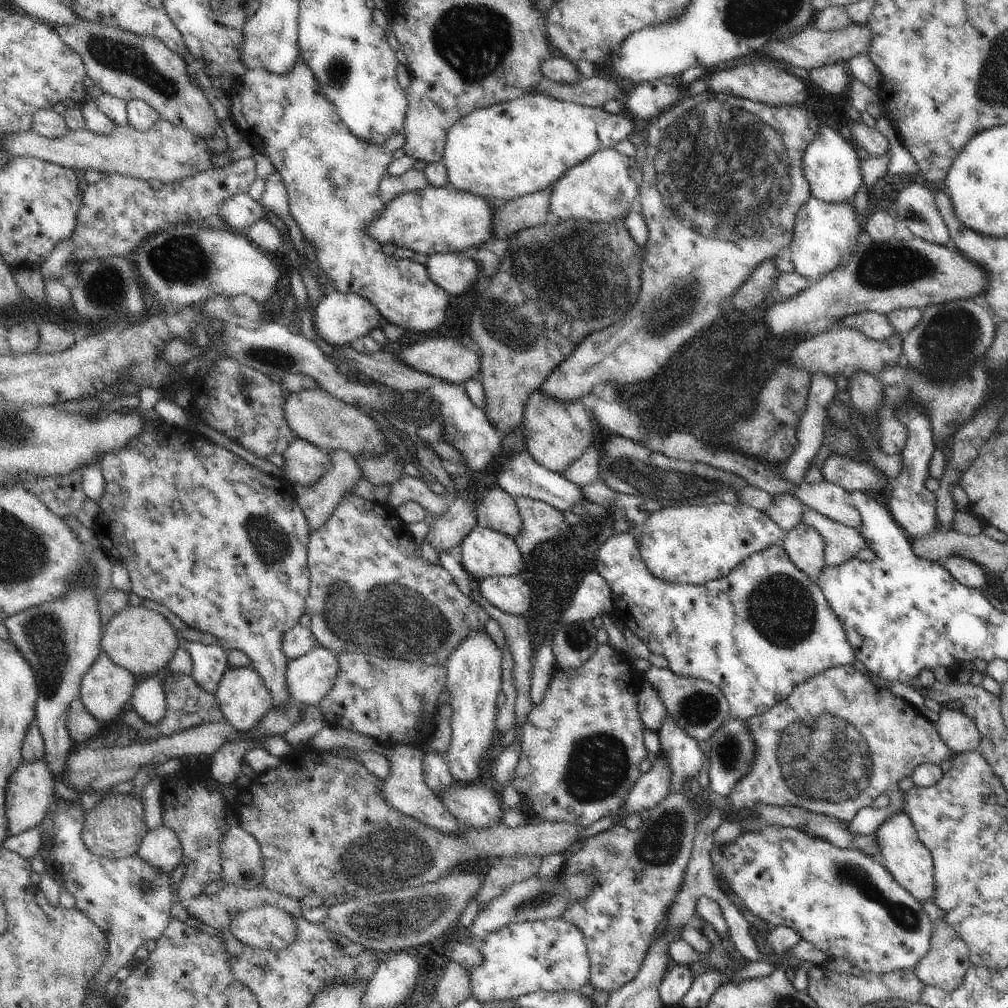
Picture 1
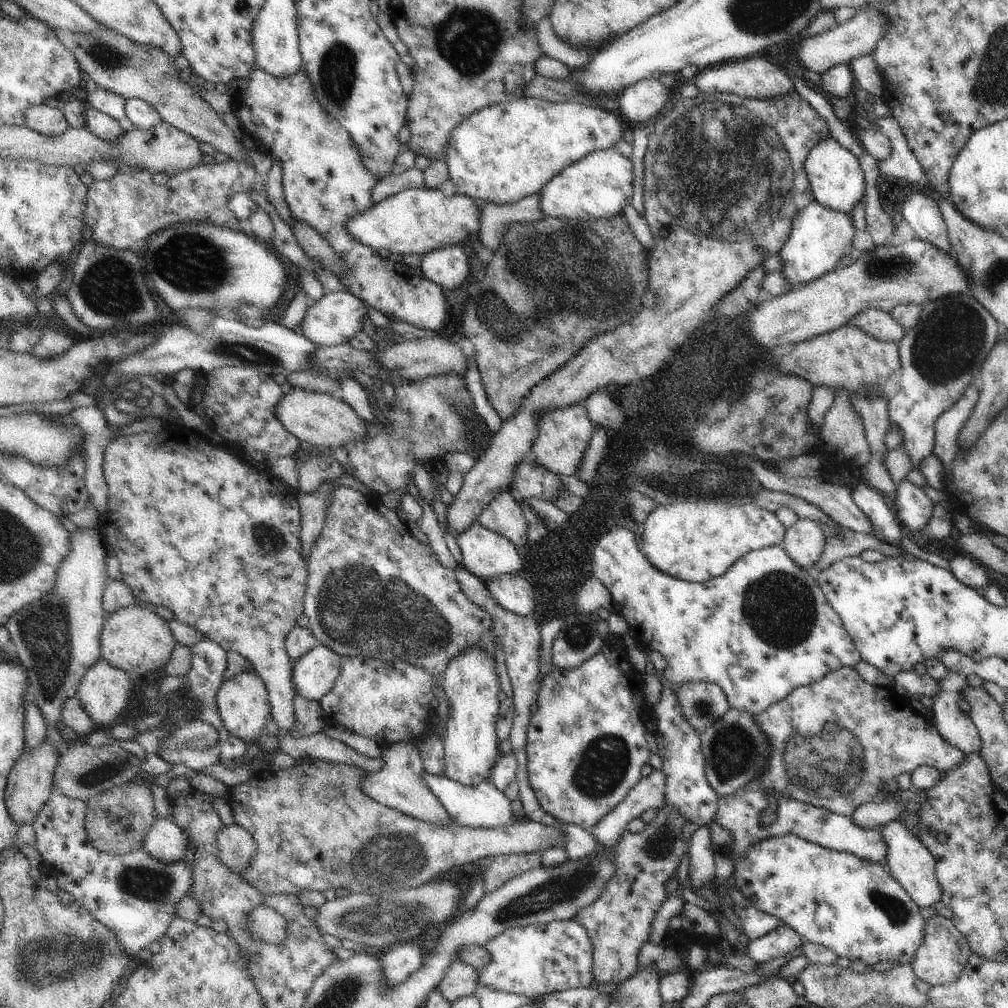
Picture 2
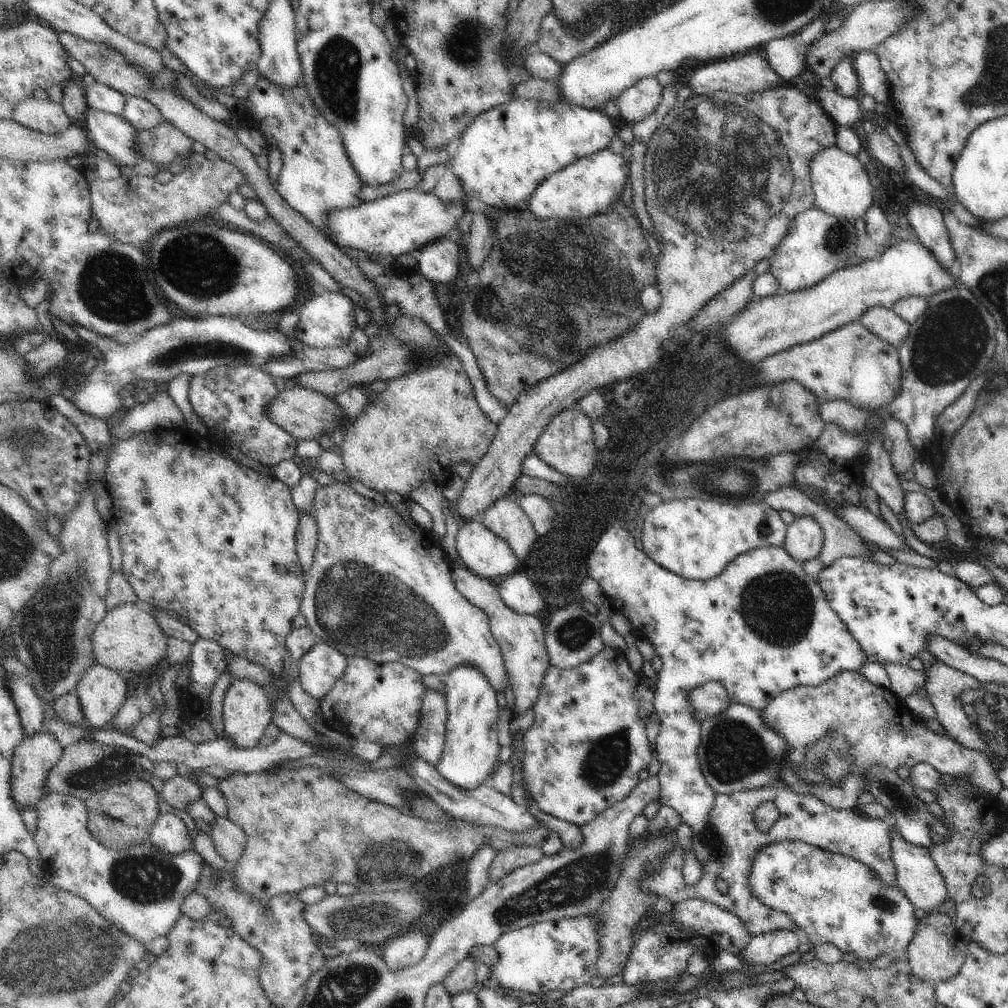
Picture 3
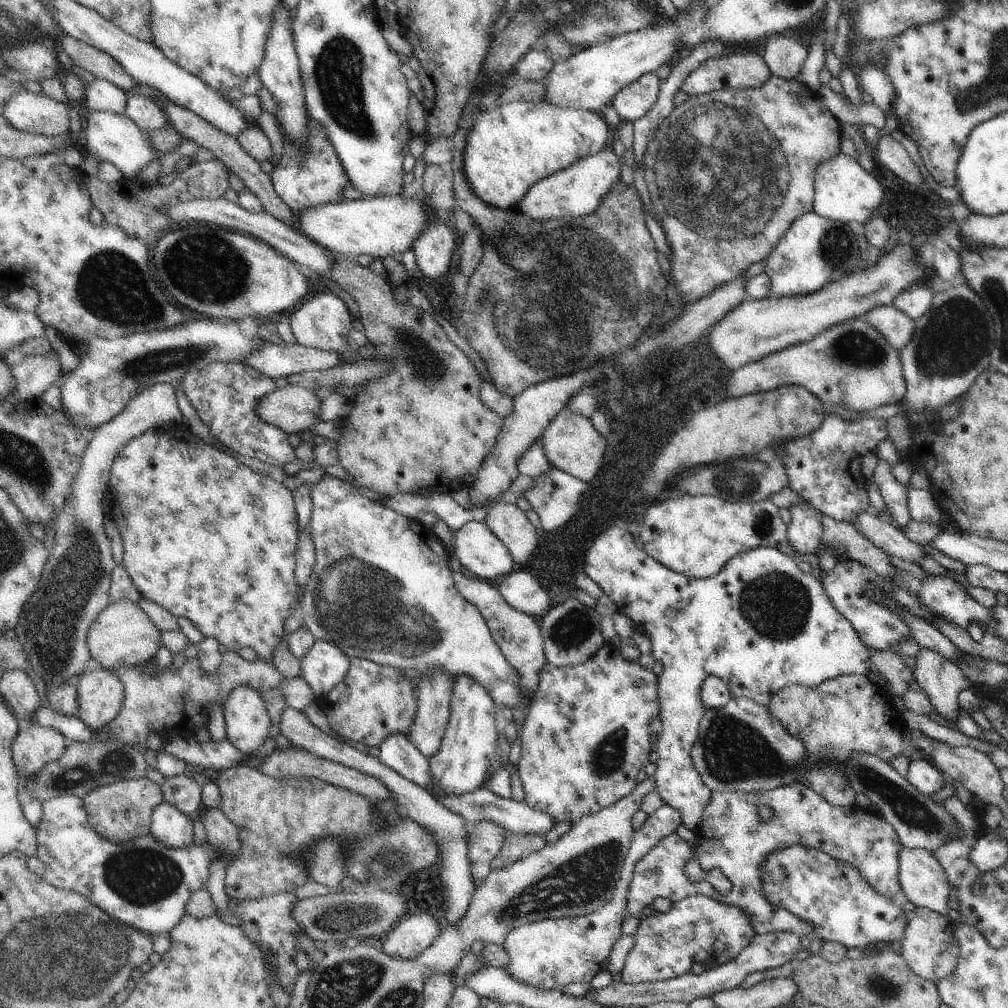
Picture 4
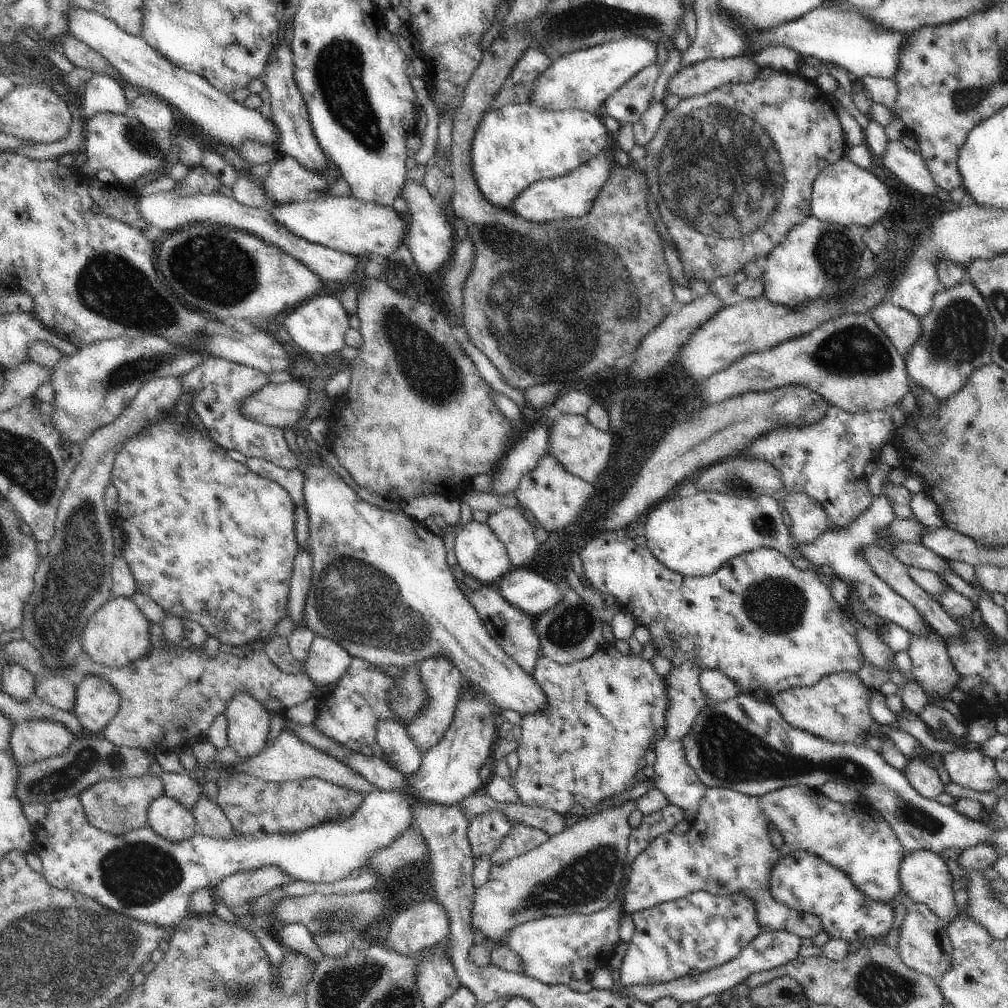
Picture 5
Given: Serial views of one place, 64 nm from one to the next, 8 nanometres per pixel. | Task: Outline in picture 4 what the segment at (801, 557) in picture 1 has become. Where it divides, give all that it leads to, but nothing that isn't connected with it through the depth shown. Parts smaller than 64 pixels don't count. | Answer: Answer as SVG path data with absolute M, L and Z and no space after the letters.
M803 502L791 510L791 522L787 524L787 542L797 554L815 554L821 546L823 526L821 512Z

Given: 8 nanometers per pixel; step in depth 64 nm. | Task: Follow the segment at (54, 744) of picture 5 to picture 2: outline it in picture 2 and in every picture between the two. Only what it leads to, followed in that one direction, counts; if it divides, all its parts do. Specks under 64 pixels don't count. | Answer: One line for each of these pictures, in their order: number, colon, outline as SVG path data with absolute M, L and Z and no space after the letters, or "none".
2: M45 742L41 748L33 752L25 752L25 756L21 756L19 764L13 768L13 774L9 776L7 804L9 804L9 814L19 826L23 824L33 826L41 818L41 812L45 810L45 806L53 800L59 760L61 760L59 750L55 750L49 742Z
3: M45 730L43 734L39 734L39 736L35 736L35 738L27 738L19 748L17 748L17 756L15 756L15 768L13 768L13 800L15 800L15 804L17 804L17 808L21 810L21 814L23 814L23 810L27 810L27 808L39 808L39 804L49 796L49 790L47 790L47 786L49 786L49 774L53 772L53 768L57 768L57 764L59 764L59 760L65 756L65 746L61 744L61 740L55 736L55 734L51 734L49 730Z
4: M37 722L23 726L21 736L13 744L21 786L25 788L25 784L33 782L49 764L61 760L67 748L67 736L57 728L47 728Z

